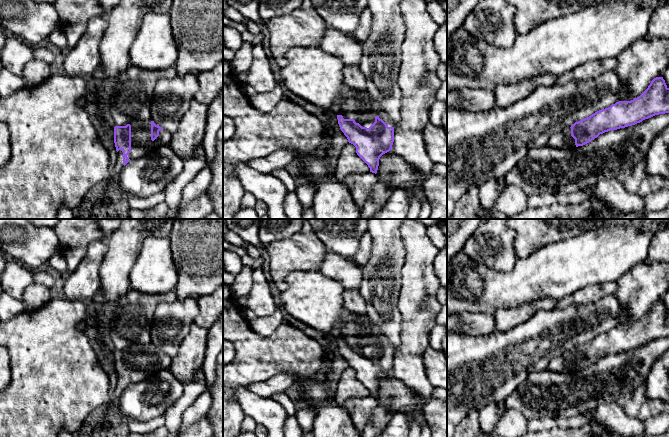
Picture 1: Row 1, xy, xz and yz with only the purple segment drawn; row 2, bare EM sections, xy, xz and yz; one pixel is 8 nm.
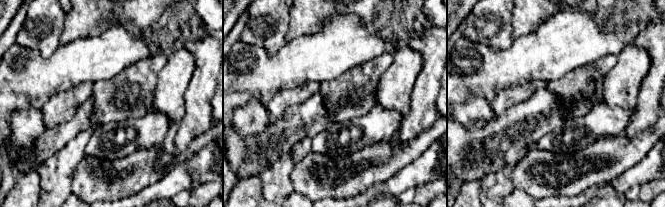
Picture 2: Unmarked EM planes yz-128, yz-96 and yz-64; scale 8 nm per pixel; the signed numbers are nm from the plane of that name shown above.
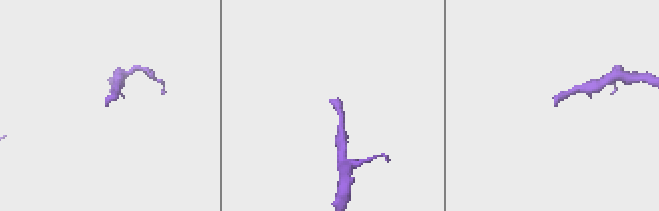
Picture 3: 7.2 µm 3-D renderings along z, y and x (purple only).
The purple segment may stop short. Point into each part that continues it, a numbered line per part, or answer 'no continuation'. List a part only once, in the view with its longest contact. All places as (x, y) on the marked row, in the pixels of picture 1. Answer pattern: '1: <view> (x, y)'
1: xz (351, 104)

